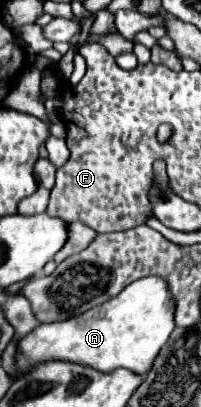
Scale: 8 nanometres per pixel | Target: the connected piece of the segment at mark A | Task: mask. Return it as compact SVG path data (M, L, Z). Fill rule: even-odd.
M140 278L128 284L118 296L76 318L40 324L40 328L30 332L20 342L18 370L24 372L30 364L58 358L92 366L100 372L128 368L136 374L146 374L174 330L174 310L174 298L162 278Z

